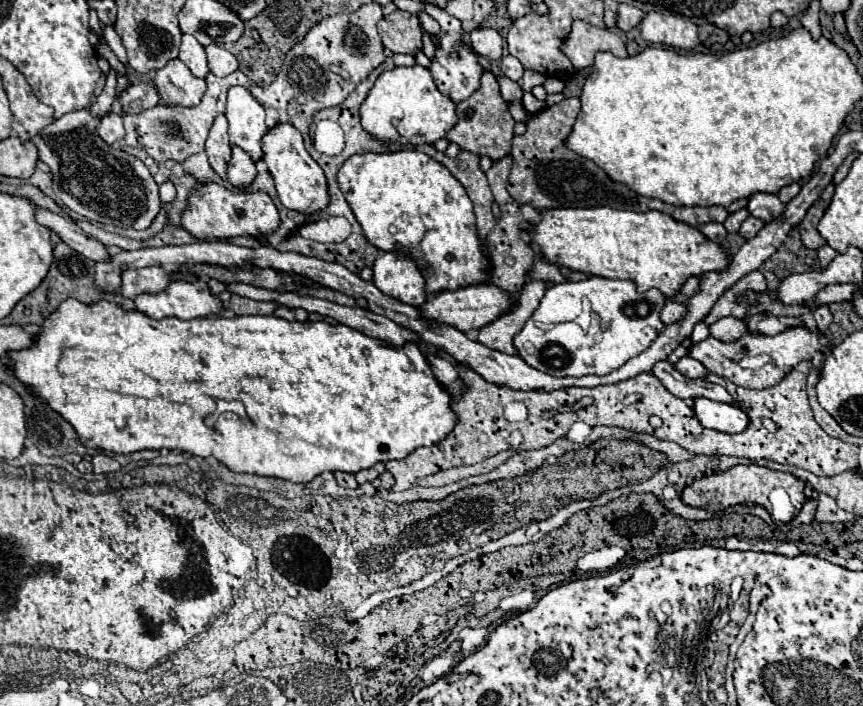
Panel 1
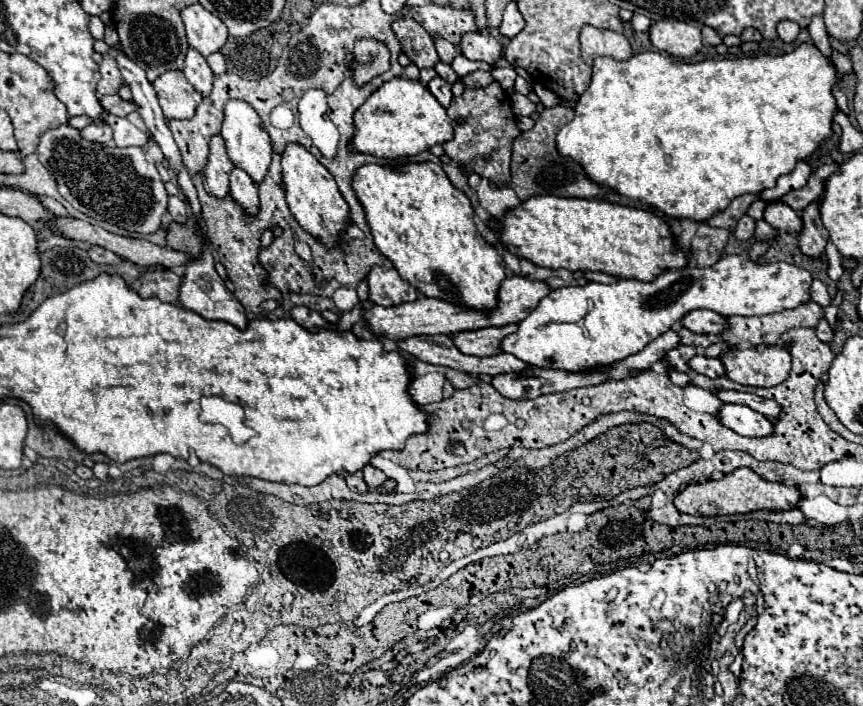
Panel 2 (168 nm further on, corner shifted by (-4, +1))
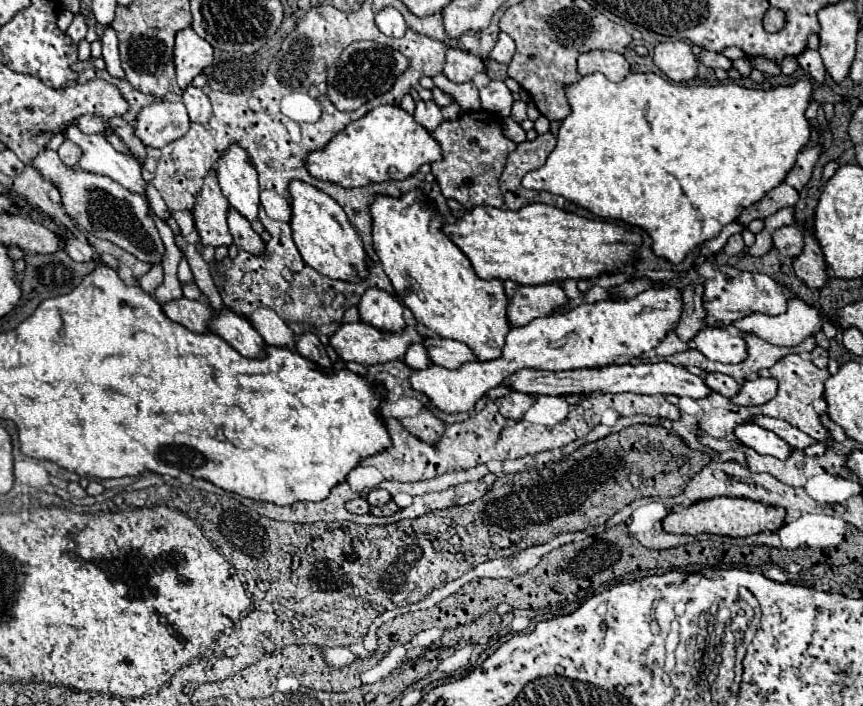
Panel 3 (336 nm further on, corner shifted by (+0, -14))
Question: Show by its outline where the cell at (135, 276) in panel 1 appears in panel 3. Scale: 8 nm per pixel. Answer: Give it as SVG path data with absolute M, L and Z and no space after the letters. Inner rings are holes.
M181 297L181 299L167 301L167 303L163 303L161 307L163 307L163 313L165 313L171 321L175 321L175 323L179 323L179 325L195 331L195 333L205 333L205 331L209 331L209 329L207 329L207 323L209 323L213 311L211 311L211 307L209 307L207 303L191 301L191 299Z

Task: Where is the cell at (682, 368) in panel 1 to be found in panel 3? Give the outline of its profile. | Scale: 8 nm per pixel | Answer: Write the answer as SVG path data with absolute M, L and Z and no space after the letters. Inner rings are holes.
M707 373L703 381L707 383L707 387L711 387L713 391L717 391L725 397L733 397L739 391L739 383L733 377L723 375L723 373Z

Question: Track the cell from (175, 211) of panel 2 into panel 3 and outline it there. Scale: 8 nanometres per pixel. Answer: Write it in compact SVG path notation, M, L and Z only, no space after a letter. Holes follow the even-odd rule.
M175 235L175 243L177 243L177 247L181 249L181 253L187 257L189 267L191 267L193 277L195 277L195 283L197 283L197 287L201 289L201 293L207 297L209 305L211 305L215 311L223 309L221 295L219 295L219 291L217 291L217 287L215 287L215 283L213 283L213 279L211 279L211 275L209 275L209 265L203 261L203 257L201 257L199 251L195 249L195 245L187 243L187 239L185 239L183 235Z

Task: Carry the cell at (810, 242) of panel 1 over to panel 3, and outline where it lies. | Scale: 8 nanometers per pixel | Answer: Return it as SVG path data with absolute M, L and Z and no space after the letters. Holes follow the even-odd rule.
M805 233L803 237L805 237L805 247L803 247L801 255L797 255L793 259L793 269L807 287L821 289L827 285L827 273L825 273L827 265L825 265L823 251L809 233Z

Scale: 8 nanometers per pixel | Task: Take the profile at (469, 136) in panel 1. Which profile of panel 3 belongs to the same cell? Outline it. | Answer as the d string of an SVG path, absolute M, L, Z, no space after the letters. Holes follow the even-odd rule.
M465 111L455 121L443 121L433 137L443 149L443 161L431 165L433 175L445 197L457 199L463 207L503 207L503 195L499 189L499 177L507 163L507 155L517 147L511 139L505 137L501 119L491 113Z

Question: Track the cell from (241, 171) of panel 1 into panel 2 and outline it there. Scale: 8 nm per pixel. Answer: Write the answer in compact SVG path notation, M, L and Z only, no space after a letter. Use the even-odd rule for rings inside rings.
M233 168L231 172L231 192L229 196L243 208L245 214L255 216L259 212L259 198L257 198L257 186L253 180L239 168Z

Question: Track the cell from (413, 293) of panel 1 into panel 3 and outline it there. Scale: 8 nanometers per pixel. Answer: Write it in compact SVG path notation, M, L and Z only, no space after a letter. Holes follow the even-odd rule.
M367 289L359 301L359 315L361 321L383 329L383 331L395 331L399 333L405 327L405 317L403 317L403 303L399 297L383 291L383 289Z

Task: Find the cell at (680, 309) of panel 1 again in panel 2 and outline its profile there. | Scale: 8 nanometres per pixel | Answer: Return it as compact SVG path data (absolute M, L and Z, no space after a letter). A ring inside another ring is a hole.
M695 310L683 318L683 326L695 334L721 334L727 326L727 318L711 310Z

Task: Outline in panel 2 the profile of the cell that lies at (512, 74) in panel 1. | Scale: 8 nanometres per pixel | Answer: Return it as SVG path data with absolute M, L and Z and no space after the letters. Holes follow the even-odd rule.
M499 66L495 70L491 70L491 76L493 80L505 90L505 92L513 92L513 84L515 84L515 78L517 78L517 72L511 68L511 66Z

